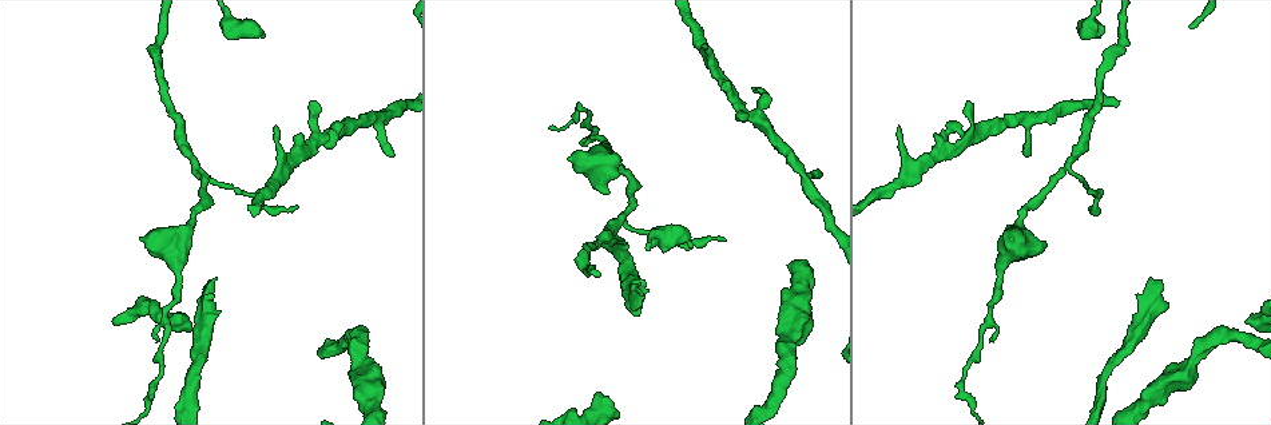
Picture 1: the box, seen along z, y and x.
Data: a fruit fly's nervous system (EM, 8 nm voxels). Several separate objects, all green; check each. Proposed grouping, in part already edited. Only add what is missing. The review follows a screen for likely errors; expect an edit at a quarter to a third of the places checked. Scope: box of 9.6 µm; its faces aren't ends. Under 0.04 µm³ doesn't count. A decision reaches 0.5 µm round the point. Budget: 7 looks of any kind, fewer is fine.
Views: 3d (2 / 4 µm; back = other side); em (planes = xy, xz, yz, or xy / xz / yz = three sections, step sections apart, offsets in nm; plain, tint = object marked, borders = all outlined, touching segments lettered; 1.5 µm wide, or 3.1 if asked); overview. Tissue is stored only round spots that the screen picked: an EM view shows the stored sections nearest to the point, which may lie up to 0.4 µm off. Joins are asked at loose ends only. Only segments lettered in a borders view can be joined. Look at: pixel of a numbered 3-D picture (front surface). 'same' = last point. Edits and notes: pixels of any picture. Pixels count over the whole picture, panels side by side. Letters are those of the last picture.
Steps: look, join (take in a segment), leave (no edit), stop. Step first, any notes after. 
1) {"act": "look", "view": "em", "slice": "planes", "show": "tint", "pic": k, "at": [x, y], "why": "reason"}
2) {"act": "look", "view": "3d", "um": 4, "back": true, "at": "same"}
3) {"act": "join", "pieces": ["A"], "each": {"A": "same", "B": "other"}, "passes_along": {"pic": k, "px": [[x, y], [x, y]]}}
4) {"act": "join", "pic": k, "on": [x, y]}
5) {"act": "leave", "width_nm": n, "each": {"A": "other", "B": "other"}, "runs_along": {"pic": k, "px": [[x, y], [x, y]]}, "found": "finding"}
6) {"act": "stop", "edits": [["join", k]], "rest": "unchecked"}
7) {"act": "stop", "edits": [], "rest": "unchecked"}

{"act": "look", "view": "em", "slice": "xz", "step": 4, "show": "plain", "pic": 1, "at": [297, 207], "why": "long arm stops here"}

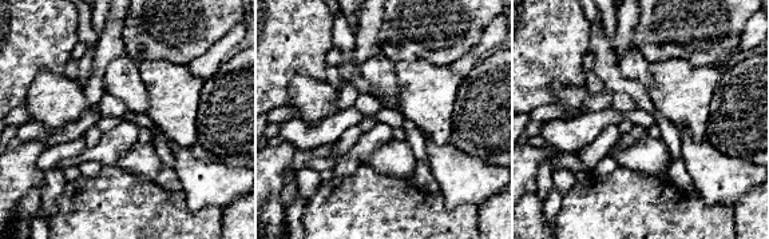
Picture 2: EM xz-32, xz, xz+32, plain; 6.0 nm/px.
{"act": "look", "view": "em", "slice": "xz", "step": 4, "show": "borders", "at": "same"}

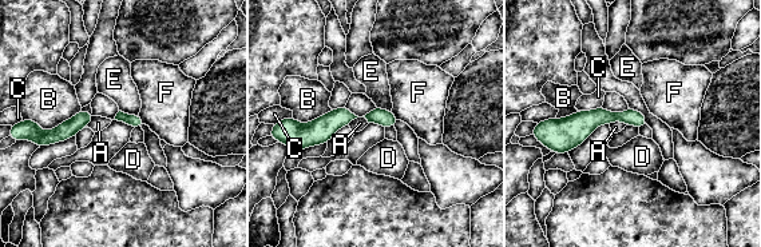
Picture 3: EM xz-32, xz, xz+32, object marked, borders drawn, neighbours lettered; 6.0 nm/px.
{"act": "leave", "width_nm": 80, "each": {"A": "other", "B": "other", "C": "other", "D": "other", "E": "other", "F": "other"}, "runs_along": {"pic": 3, "px": [[575, 119], [635, 118], [643, 122]]}, "found": "no lettered segment goes on from it"}

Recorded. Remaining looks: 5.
{"act": "look", "view": "3d", "um": 4, "pic": 1, "at": [1027, 155], "why": "an open end"}

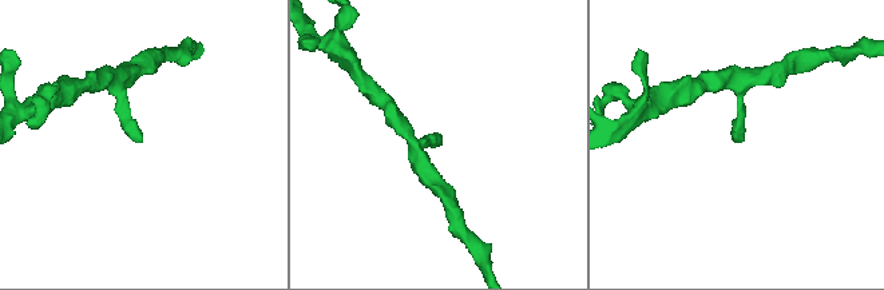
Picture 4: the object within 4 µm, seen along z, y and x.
{"act": "look", "view": "em", "slice": "xy", "step": 8, "show": "tint", "pic": 4, "at": [442, 138]}

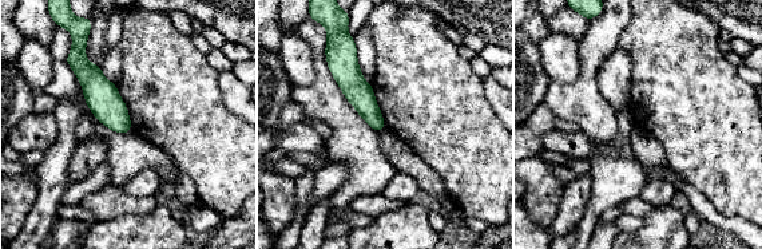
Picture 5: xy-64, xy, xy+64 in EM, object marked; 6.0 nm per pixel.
{"act": "look", "view": "em", "slice": "planes", "show": "borders", "at": "same"}

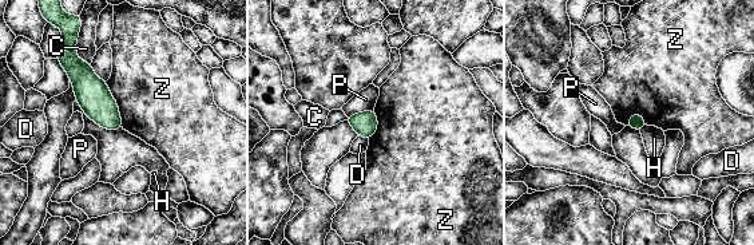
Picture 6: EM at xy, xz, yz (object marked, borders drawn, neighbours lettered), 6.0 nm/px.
{"act": "leave", "each": {"C": "other", "D": "other", "H": "other", "P": "other", "Z": "other"}, "found": "none of them fits"}

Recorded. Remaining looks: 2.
{"act": "stop", "edits": [], "rest": "unchecked"}

